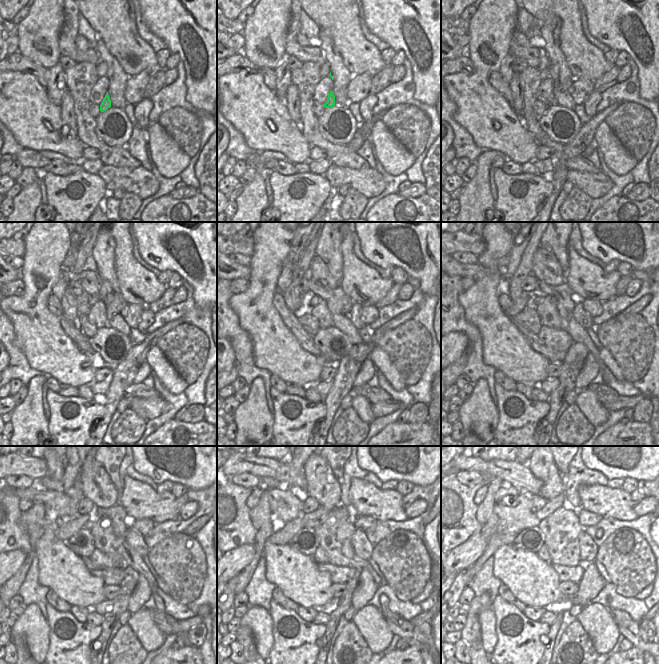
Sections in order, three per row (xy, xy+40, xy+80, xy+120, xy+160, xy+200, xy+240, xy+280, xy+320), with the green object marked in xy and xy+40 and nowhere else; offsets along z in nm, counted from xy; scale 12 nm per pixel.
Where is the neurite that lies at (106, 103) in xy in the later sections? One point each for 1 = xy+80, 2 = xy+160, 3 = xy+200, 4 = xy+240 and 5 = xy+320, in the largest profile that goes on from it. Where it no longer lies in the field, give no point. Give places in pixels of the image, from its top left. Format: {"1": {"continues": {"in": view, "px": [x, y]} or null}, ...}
{"1": {"continues": {"in": "xy+80", "px": [553, 69]}}, "2": {"continues": {"in": "xy+160", "px": [318, 269]}}, "3": {"continues": {"in": "xy+200", "px": [545, 267]}}, "4": {"continues": {"in": "xy+240", "px": [97, 486]}}, "5": {"continues": {"in": "xy+320", "px": [542, 466]}}}

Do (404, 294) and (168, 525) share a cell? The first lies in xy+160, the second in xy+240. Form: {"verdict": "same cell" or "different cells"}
{"verdict": "different cells"}

